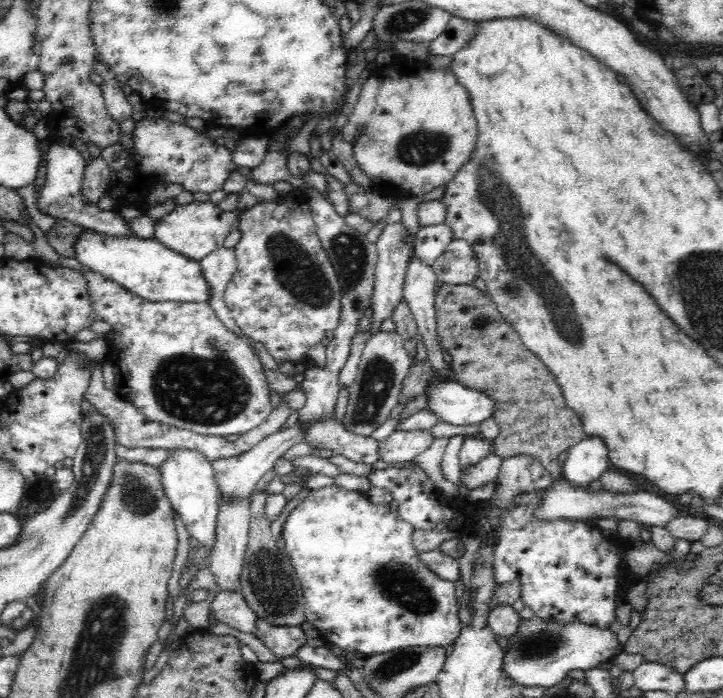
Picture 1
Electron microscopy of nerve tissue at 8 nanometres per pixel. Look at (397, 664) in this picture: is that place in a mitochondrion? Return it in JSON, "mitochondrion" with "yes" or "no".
{"mitochondrion":"yes"}

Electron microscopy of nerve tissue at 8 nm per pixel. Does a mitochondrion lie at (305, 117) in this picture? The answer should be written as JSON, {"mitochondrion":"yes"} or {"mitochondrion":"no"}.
{"mitochondrion":"no"}

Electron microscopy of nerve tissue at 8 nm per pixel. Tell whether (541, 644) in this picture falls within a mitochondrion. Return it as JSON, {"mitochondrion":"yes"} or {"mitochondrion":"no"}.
{"mitochondrion":"yes"}

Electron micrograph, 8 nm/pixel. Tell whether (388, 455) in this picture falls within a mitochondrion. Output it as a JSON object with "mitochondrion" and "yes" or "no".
{"mitochondrion":"no"}

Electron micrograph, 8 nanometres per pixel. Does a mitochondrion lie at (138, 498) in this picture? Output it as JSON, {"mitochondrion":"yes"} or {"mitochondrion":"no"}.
{"mitochondrion":"yes"}

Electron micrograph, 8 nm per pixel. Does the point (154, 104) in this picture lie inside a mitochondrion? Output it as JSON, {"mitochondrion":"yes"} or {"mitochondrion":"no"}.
{"mitochondrion":"no"}

